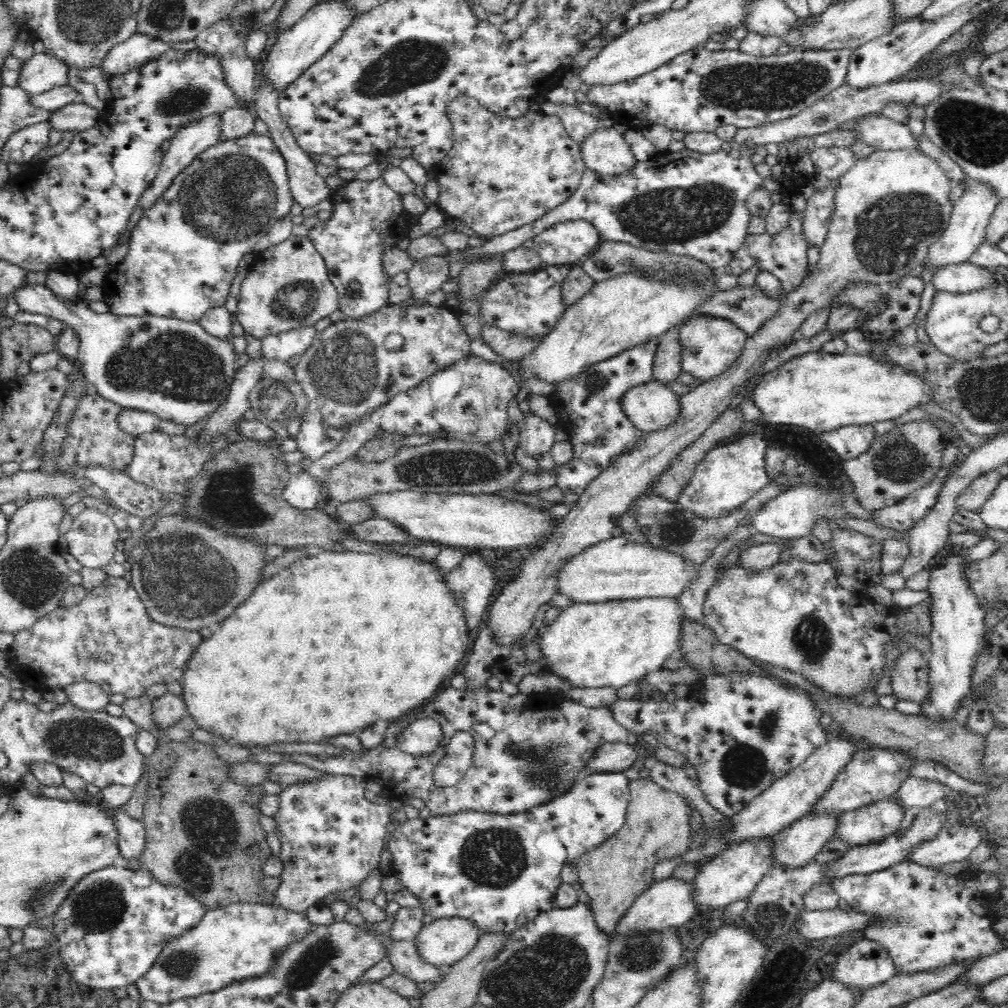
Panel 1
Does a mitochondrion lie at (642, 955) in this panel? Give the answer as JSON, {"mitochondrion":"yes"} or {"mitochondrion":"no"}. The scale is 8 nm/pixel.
{"mitochondrion":"yes"}

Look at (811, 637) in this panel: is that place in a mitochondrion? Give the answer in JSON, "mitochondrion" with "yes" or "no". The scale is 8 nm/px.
{"mitochondrion":"yes"}

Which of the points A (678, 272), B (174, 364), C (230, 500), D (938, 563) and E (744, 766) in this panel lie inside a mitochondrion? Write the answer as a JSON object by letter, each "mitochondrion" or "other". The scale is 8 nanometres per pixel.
{"A":"mitochondrion","B":"mitochondrion","C":"mitochondrion","D":"other","E":"mitochondrion"}

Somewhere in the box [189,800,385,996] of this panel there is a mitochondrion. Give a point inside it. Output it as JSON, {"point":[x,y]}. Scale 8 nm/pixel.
{"point":[305,968]}

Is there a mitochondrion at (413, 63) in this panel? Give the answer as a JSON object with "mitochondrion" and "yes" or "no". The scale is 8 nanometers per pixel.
{"mitochondrion":"yes"}

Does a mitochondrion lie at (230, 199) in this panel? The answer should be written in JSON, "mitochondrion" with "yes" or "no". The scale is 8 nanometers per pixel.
{"mitochondrion":"yes"}

